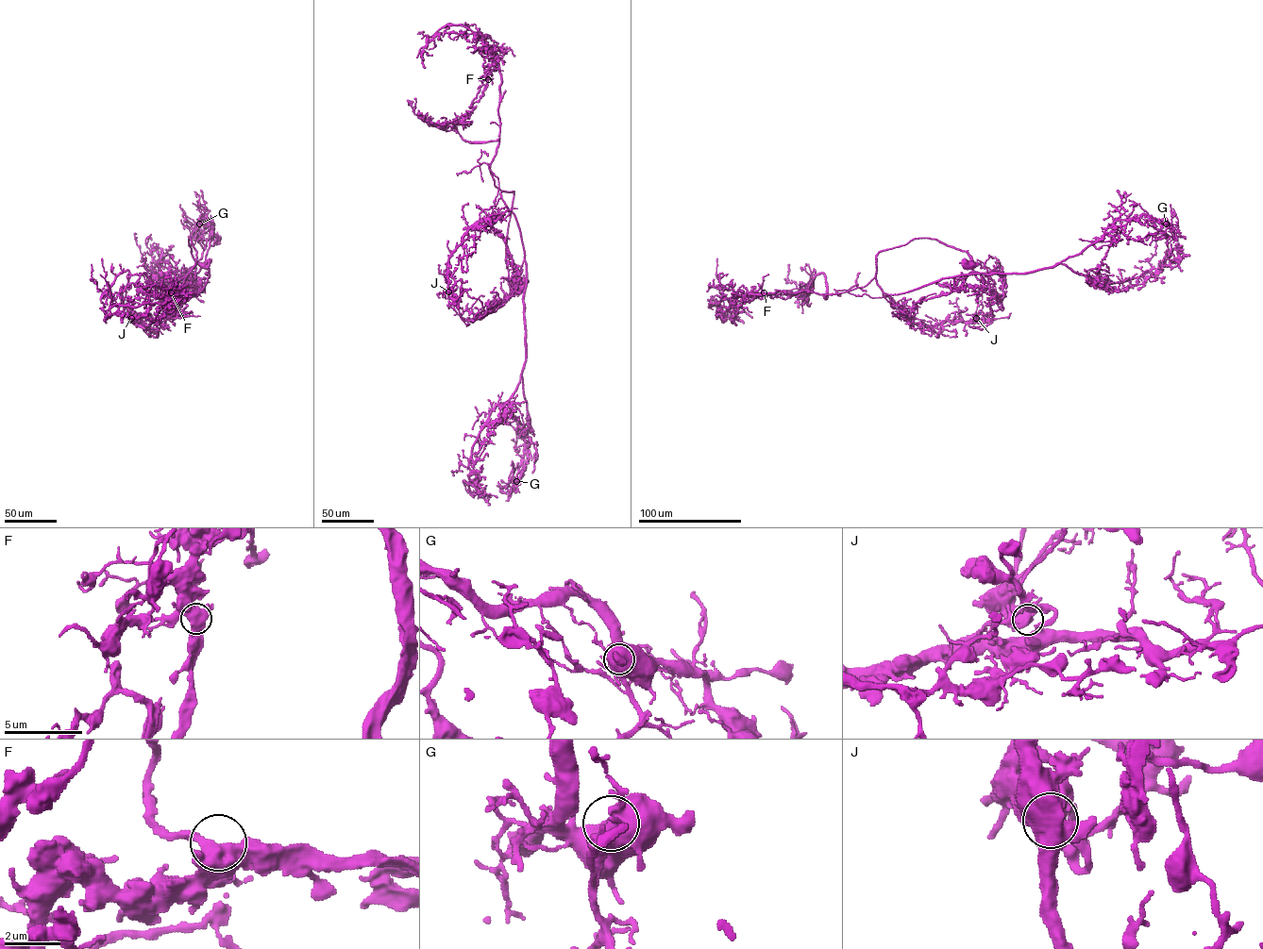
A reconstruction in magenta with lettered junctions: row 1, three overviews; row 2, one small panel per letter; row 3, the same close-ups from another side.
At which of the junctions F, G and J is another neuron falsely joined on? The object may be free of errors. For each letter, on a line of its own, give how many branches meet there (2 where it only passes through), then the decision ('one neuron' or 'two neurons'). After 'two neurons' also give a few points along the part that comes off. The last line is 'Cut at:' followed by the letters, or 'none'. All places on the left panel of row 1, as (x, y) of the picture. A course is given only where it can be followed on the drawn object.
F: 5 | one neuron
G: 5 | one neuron
J: 5 | one neuron
Cut at: none

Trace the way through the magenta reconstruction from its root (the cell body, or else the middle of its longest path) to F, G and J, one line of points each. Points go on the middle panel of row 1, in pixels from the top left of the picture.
F: (522, 286), (509, 284), (506, 263), (513, 191), (498, 189), (490, 170), (499, 133), (496, 64), (488, 79)
G: (522, 286), (509, 282), (513, 191), (501, 191), (526, 265), (521, 377), (530, 425), (516, 481)
J: (522, 286), (509, 282), (506, 246), (513, 191), (501, 191), (449, 257), (448, 291)

